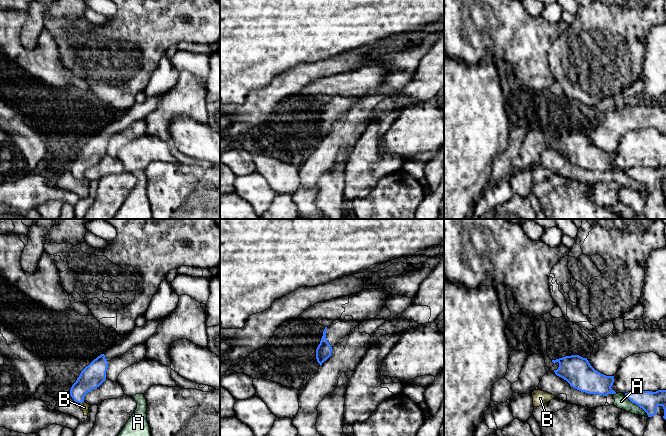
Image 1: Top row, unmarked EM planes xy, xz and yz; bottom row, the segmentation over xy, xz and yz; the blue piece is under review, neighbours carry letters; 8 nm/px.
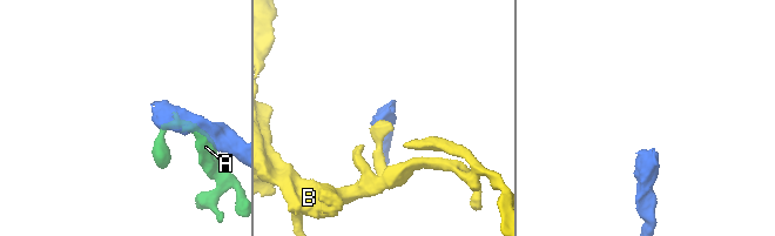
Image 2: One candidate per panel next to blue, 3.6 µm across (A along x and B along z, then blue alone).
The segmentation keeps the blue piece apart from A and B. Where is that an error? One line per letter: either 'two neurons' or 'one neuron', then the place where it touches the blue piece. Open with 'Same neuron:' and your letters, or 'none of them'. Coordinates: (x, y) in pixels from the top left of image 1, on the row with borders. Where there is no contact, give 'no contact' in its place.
Same neuron: none of them
A: two neurons; meets blue in yz at (637, 404)
B: two neurons; meets blue in xy at (81, 402)

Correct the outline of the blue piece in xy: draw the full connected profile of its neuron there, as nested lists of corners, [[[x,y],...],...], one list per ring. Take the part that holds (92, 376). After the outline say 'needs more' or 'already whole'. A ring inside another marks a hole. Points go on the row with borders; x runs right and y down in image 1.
[[[161,319],[150,320],[141,327],[134,327],[118,343],[86,366],[70,389],[69,394],[74,401],[77,403],[84,402],[86,394],[99,387],[106,380],[108,362],[123,355],[136,345],[147,342],[155,333],[160,322]]] | needs more

